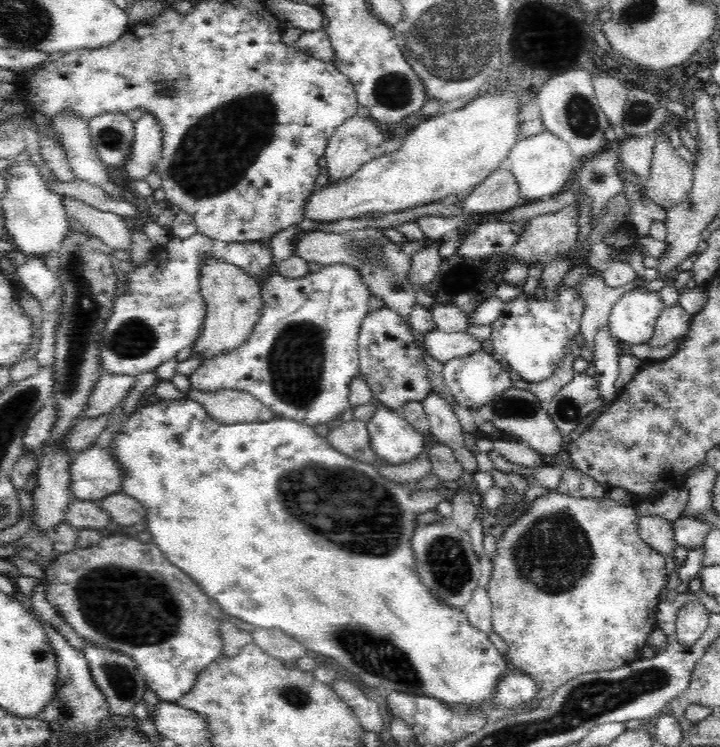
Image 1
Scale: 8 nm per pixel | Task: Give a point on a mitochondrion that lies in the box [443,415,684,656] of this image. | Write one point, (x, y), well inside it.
(553, 554)

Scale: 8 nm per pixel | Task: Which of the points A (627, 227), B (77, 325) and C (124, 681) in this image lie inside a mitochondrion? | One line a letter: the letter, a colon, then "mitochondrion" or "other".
A: other
B: mitochondrion
C: mitochondrion

